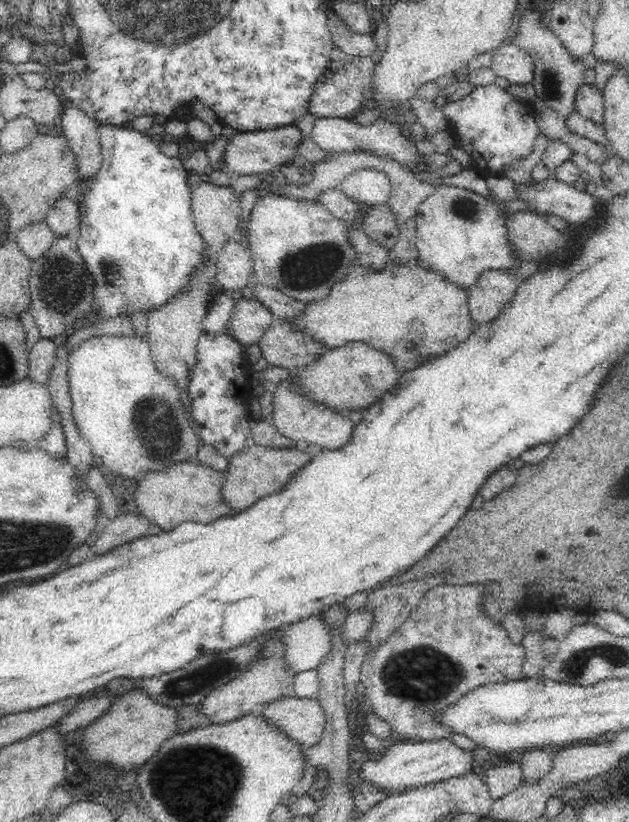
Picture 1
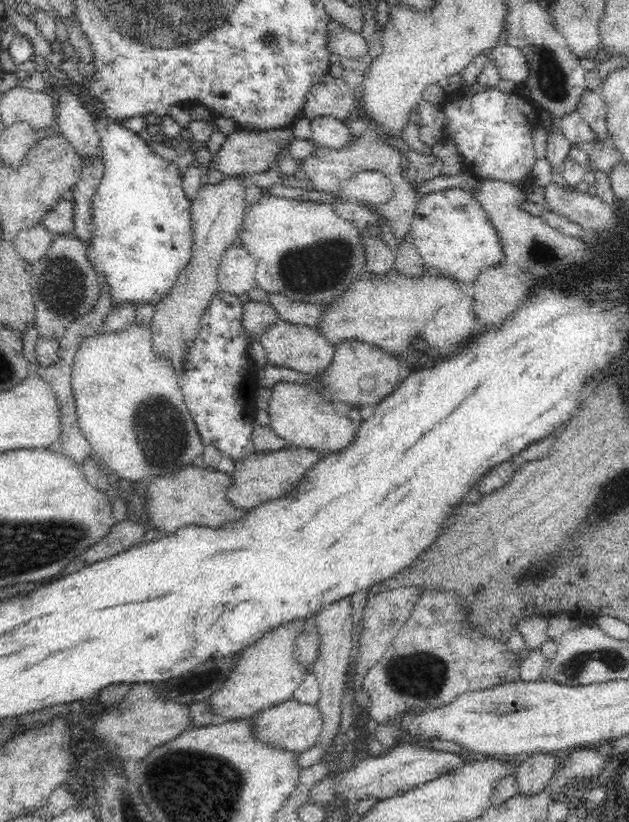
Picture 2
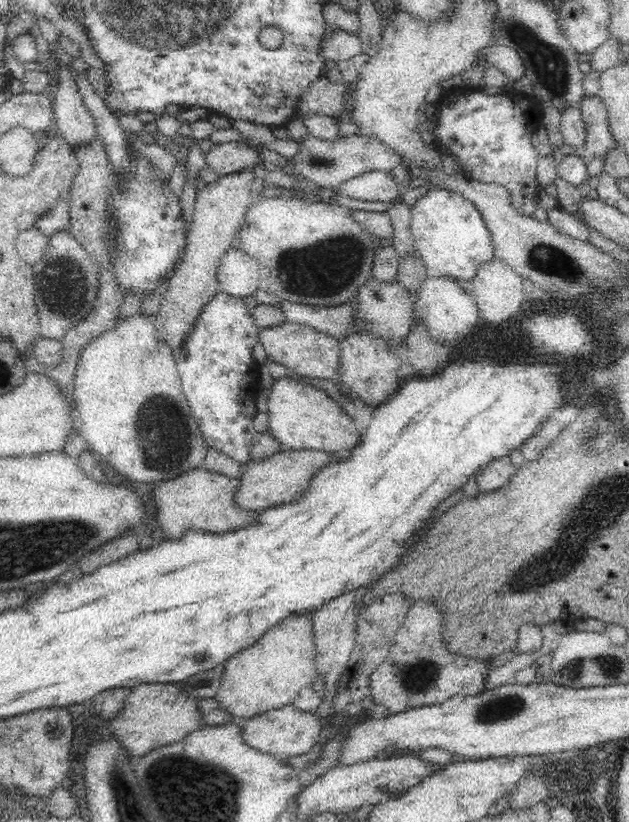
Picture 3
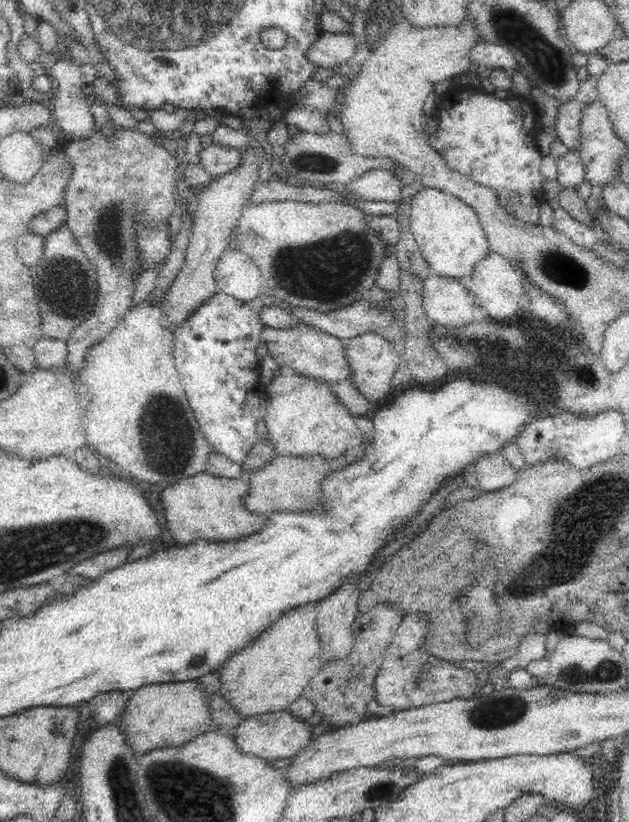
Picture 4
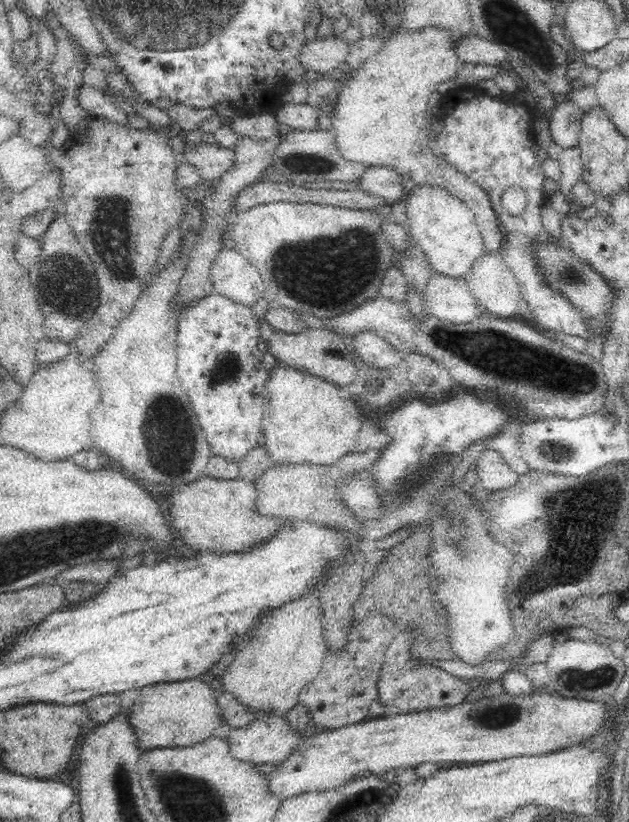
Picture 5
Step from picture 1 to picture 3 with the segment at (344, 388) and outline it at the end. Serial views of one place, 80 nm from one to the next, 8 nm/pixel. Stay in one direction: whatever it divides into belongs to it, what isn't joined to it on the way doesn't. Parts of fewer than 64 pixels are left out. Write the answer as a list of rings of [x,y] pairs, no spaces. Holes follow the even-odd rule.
[[[354,333],[340,340],[341,359],[337,372],[337,384],[350,390],[352,396],[359,396],[366,406],[376,408],[387,400],[401,385],[396,370],[401,365],[398,354],[388,354],[380,346],[374,346],[374,338],[370,333]]]

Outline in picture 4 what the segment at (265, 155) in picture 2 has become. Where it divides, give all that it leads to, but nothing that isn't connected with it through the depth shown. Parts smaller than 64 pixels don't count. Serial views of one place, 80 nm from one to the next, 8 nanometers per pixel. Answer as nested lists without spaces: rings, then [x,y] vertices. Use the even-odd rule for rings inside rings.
[[[218,143],[202,148],[198,154],[198,169],[200,172],[208,172],[212,180],[218,180],[238,164],[240,164],[240,150],[224,147]]]

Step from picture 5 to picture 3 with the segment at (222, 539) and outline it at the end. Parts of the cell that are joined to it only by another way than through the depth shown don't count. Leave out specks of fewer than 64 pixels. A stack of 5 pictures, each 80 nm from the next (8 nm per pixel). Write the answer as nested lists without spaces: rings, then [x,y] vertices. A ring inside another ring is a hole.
[[[205,469],[190,470],[176,480],[156,483],[153,504],[157,507],[158,524],[164,534],[172,540],[182,538],[190,530],[202,530],[210,534],[222,534],[240,524],[240,528],[252,524],[258,514],[254,511],[243,511],[235,504],[235,494],[242,481],[239,478],[228,478]]]

